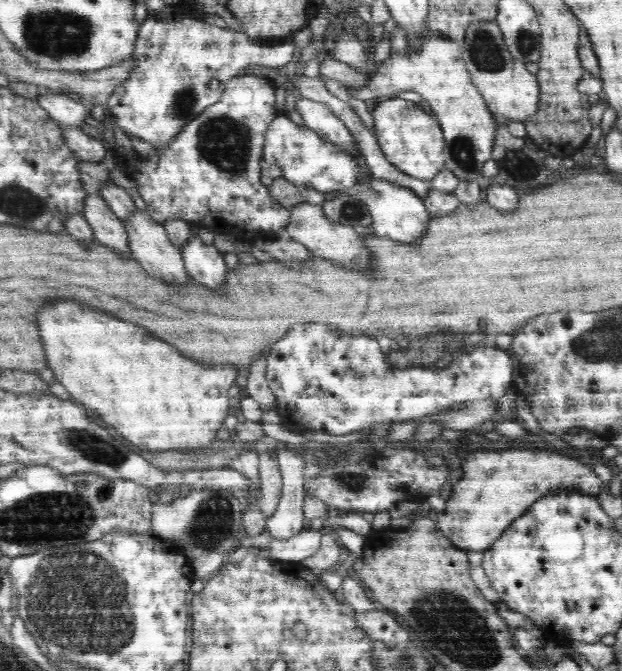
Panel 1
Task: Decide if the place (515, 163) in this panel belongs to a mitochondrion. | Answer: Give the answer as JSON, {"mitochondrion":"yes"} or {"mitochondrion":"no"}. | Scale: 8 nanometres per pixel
{"mitochondrion":"yes"}

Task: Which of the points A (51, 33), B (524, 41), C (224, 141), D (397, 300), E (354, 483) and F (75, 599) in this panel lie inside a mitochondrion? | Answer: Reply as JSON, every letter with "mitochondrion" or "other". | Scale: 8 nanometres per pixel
{"A":"mitochondrion","B":"mitochondrion","C":"mitochondrion","D":"other","E":"mitochondrion","F":"mitochondrion"}

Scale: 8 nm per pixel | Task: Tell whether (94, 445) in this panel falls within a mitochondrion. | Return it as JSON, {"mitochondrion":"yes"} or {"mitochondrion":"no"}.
{"mitochondrion":"yes"}

